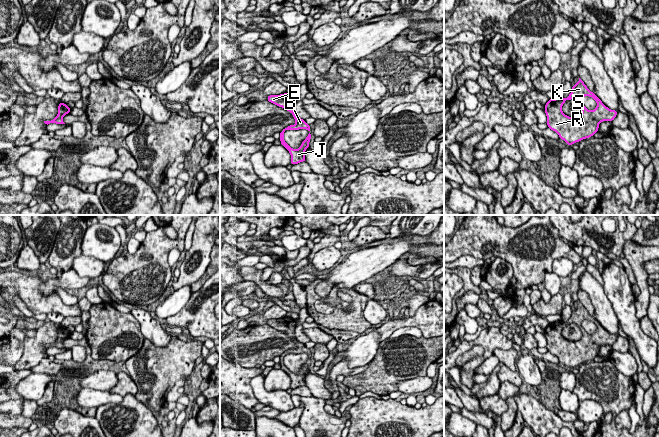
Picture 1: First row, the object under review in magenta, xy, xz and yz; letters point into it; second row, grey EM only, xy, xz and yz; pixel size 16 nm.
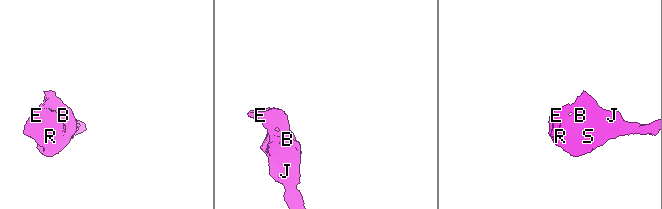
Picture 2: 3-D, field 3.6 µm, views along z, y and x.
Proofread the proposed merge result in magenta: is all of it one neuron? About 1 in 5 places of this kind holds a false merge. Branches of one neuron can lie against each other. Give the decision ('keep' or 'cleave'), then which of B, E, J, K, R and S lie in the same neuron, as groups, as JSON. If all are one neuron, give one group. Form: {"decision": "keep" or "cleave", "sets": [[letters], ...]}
{"decision": "keep", "sets": [["B", "E", "J", "K", "R", "S"]]}

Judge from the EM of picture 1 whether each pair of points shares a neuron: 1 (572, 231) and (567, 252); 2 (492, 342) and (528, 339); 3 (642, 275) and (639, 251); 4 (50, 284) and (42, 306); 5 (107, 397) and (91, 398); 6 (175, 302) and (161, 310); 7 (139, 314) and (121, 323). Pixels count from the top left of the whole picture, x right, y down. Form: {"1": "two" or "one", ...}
{"1": "two", "2": "two", "3": "one", "4": "two", "5": "one", "6": "one", "7": "two"}

